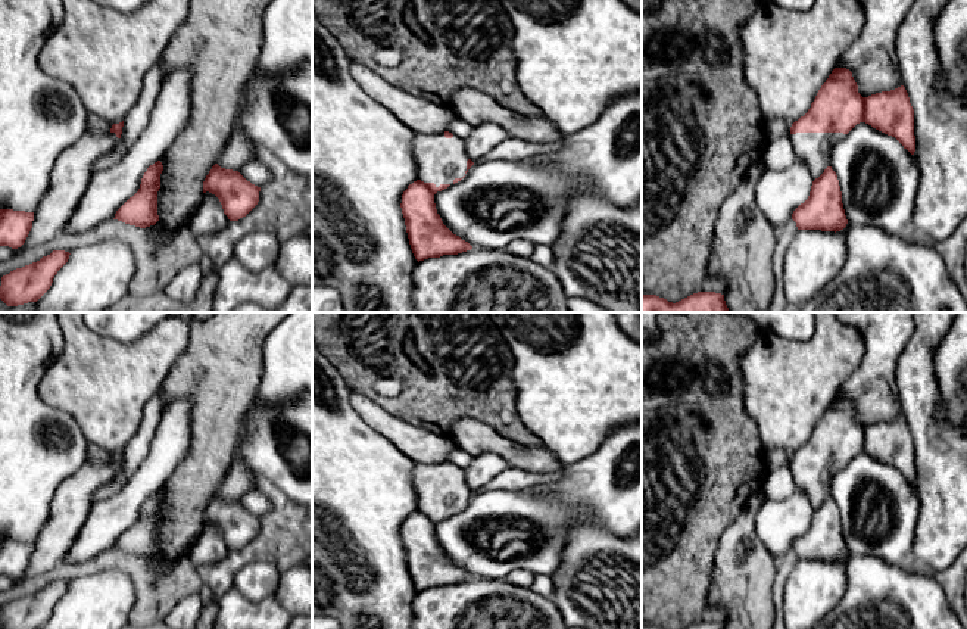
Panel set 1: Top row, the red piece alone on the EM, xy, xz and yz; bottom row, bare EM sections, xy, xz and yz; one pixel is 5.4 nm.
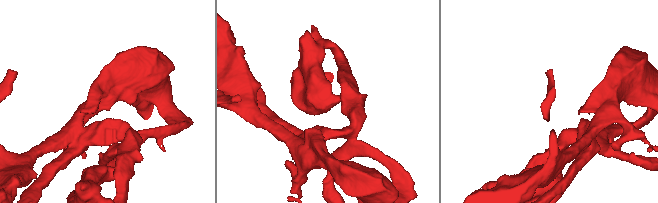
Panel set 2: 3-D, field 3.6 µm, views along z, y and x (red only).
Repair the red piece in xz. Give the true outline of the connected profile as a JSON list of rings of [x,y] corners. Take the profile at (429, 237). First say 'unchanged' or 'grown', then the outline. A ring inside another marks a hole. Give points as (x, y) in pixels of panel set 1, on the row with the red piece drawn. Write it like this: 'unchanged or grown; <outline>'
grown; [[[449,131],[415,133],[414,158],[418,180],[403,191],[400,208],[415,259],[419,262],[471,250],[468,242],[443,224],[434,203],[437,191],[461,181],[474,165],[465,153],[465,141]]]

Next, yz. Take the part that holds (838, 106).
grown; [[[758,0],[755,13],[742,25],[743,71],[755,91],[764,119],[783,119],[790,127],[790,143],[814,181],[808,199],[792,214],[798,230],[840,231],[848,219],[842,191],[832,169],[832,149],[860,122],[895,137],[911,155],[915,152],[914,109],[904,85],[862,97],[852,72],[836,62],[864,27],[860,0],[815,0],[807,12],[783,9],[773,0]]]

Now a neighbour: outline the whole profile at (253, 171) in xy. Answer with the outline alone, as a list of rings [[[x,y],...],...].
[[[253,159],[246,162],[238,172],[247,181],[250,181],[252,184],[258,187],[265,186],[271,178],[269,171],[261,162],[253,161]]]

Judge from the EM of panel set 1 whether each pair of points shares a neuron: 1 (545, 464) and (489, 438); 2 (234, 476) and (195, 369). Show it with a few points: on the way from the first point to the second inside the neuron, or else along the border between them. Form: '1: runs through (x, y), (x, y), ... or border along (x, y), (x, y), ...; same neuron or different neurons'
1: runs through (532, 458), (520, 457), (502, 447); same neuron
2: border along (236, 450), (233, 463), (215, 492); different neurons

